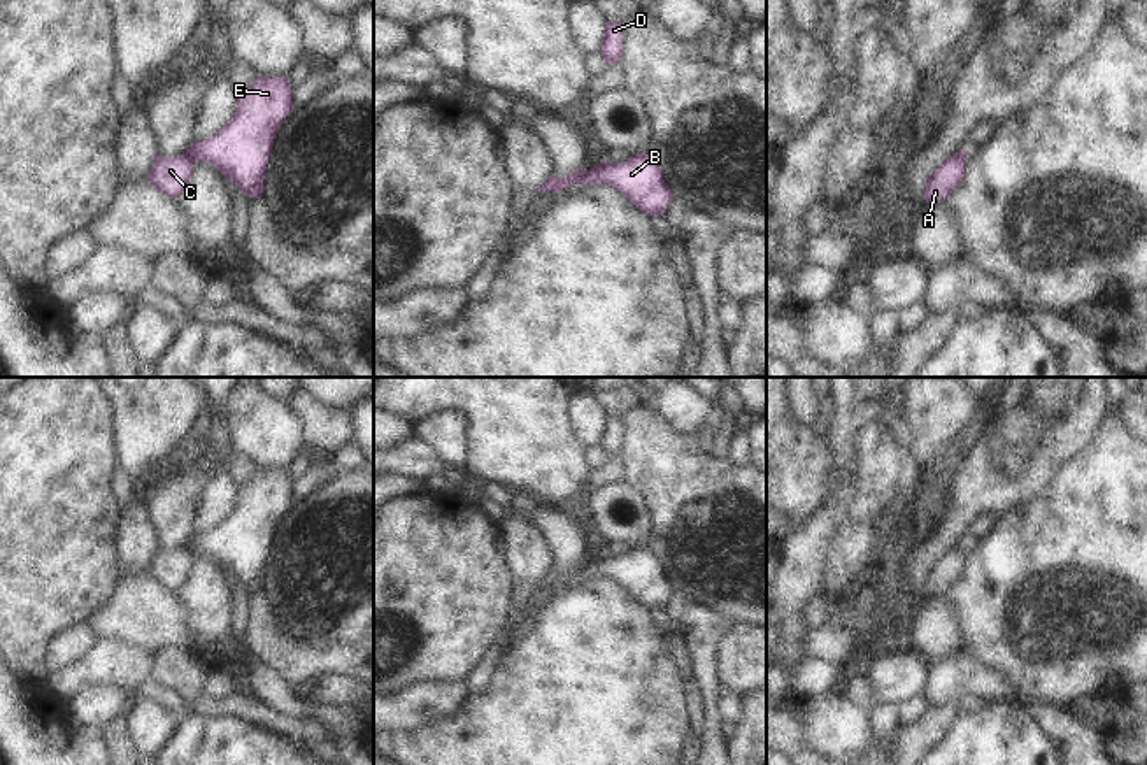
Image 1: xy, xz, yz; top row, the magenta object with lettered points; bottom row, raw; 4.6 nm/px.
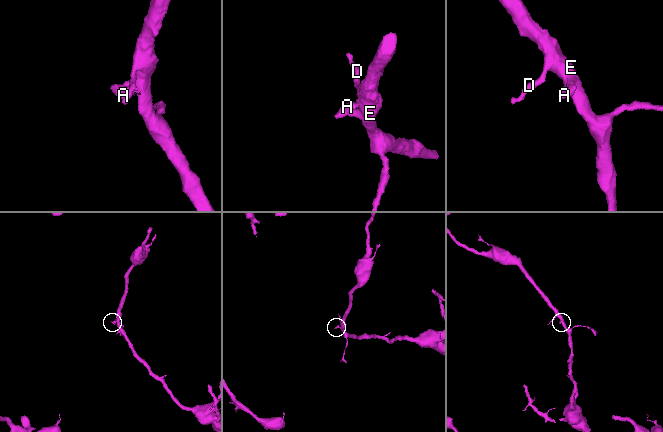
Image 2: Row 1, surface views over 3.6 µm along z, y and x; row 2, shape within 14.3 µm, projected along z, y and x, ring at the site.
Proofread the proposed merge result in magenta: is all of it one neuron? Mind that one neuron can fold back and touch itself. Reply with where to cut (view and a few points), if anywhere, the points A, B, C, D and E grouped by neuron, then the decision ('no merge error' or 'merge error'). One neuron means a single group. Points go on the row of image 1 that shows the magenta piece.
cut xz (588, 171), (577, 181); groups A C / B D E; merge error

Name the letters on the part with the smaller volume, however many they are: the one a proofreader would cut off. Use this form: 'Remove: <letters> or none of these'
Remove: A, C

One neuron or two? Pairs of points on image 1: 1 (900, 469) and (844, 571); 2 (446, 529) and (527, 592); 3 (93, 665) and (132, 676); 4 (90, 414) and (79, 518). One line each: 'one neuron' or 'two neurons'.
1: one neuron
2: two neurons
3: one neuron
4: one neuron

